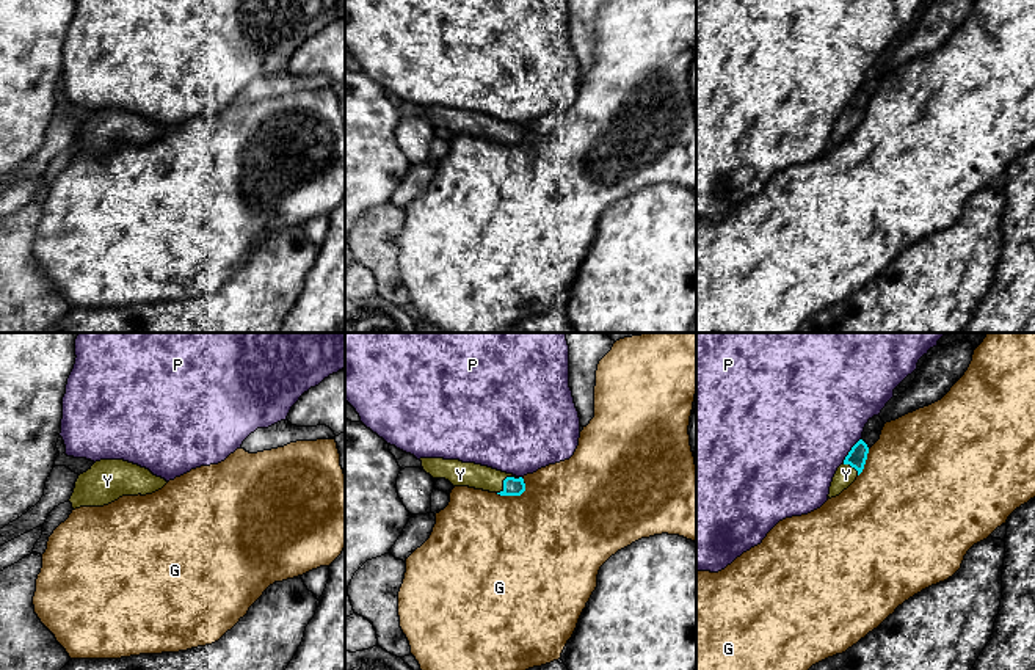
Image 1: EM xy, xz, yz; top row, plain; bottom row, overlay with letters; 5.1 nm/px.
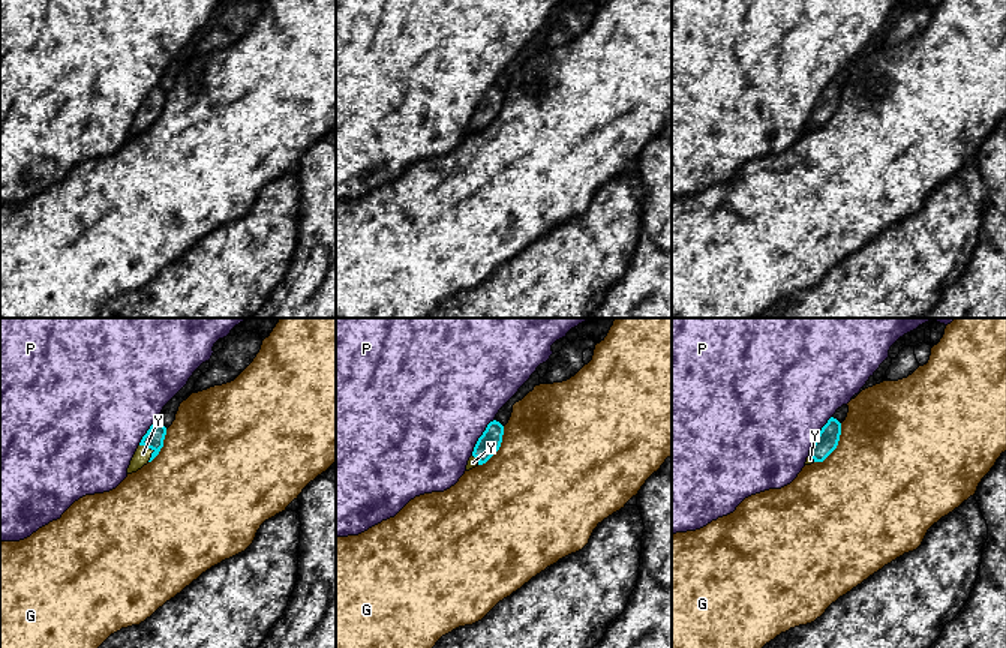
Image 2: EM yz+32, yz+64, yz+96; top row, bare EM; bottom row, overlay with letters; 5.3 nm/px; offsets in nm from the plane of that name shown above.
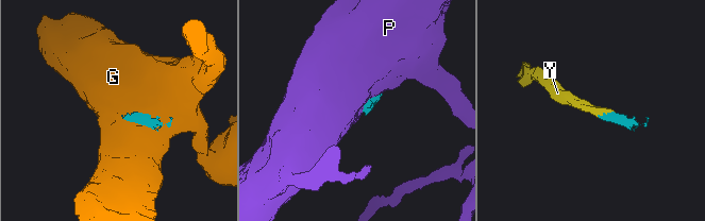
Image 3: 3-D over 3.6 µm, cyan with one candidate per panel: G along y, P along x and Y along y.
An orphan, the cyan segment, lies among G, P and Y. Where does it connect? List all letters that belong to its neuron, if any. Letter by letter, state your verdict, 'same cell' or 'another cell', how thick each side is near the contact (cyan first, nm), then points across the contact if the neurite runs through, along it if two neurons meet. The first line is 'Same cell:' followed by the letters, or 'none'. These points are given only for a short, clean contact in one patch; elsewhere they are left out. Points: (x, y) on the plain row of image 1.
Same cell: Y
G: another cell; 100 nm thick on the cyan side, 500 nm on the other
P: another cell; 100 nm thick on the cyan side, 500 nm on the other
Y: same cell; 100 nm thick on the cyan side, 130 nm on the other; runs through xz (512, 135), (505, 127), (460, 123)

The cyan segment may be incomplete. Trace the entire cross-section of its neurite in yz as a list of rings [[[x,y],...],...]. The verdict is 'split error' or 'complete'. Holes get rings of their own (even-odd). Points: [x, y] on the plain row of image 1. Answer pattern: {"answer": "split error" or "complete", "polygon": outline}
{"answer": "split error", "polygon": [[[859,88],[852,96],[844,111],[837,116],[830,135],[830,143],[828,143],[830,147],[839,144],[856,129],[856,126],[864,118],[867,102],[869,102],[867,93],[862,88]]]}

